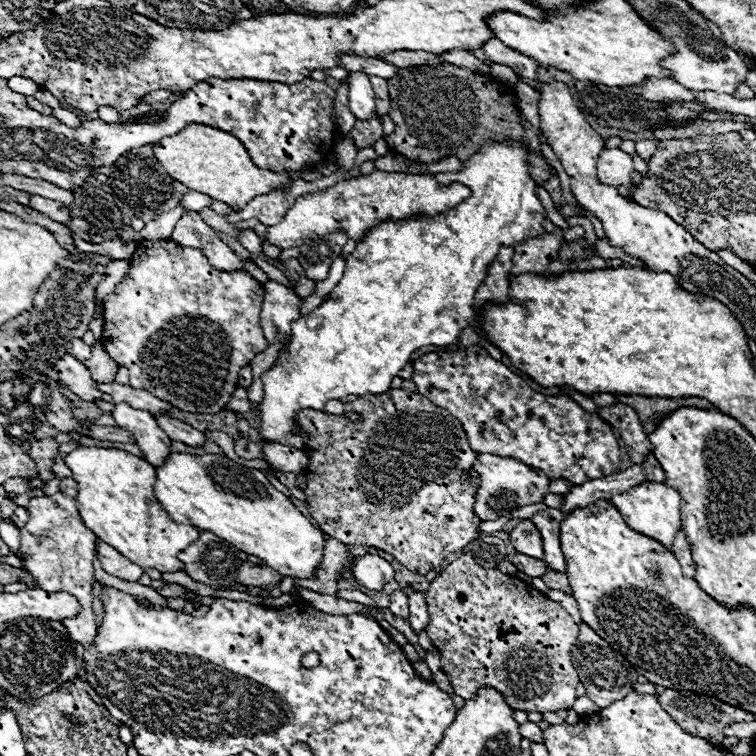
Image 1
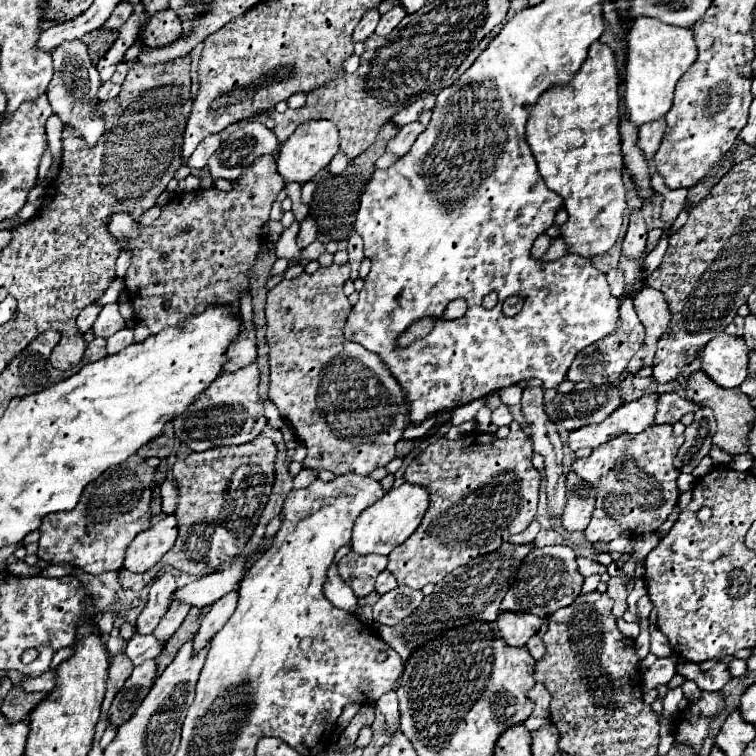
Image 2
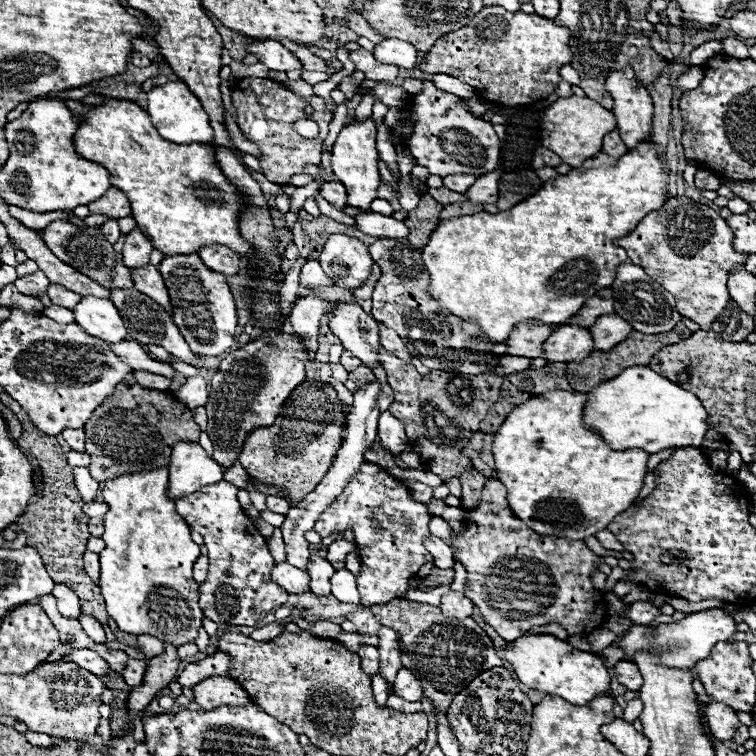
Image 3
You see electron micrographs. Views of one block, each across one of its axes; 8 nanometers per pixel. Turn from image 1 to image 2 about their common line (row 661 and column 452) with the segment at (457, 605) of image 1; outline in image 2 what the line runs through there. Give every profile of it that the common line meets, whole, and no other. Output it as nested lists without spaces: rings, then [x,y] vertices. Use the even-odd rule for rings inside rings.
[[[524,432],[510,434],[506,438],[494,438],[488,444],[470,444],[466,448],[450,448],[446,440],[432,442],[426,450],[422,450],[406,468],[404,480],[410,484],[418,484],[428,490],[430,506],[412,536],[396,546],[388,554],[388,570],[396,576],[398,586],[424,588],[426,584],[438,584],[444,576],[448,576],[458,566],[464,566],[476,556],[494,552],[500,544],[508,542],[512,534],[522,532],[536,516],[538,504],[538,488],[540,488],[540,472],[532,466],[532,440]]]

